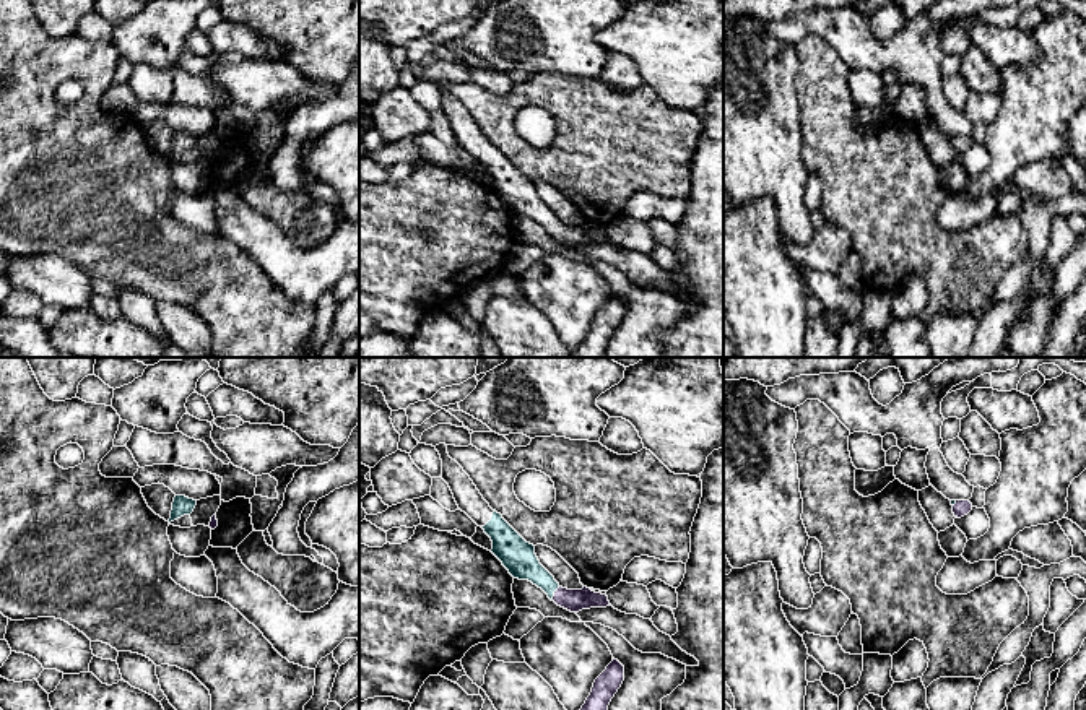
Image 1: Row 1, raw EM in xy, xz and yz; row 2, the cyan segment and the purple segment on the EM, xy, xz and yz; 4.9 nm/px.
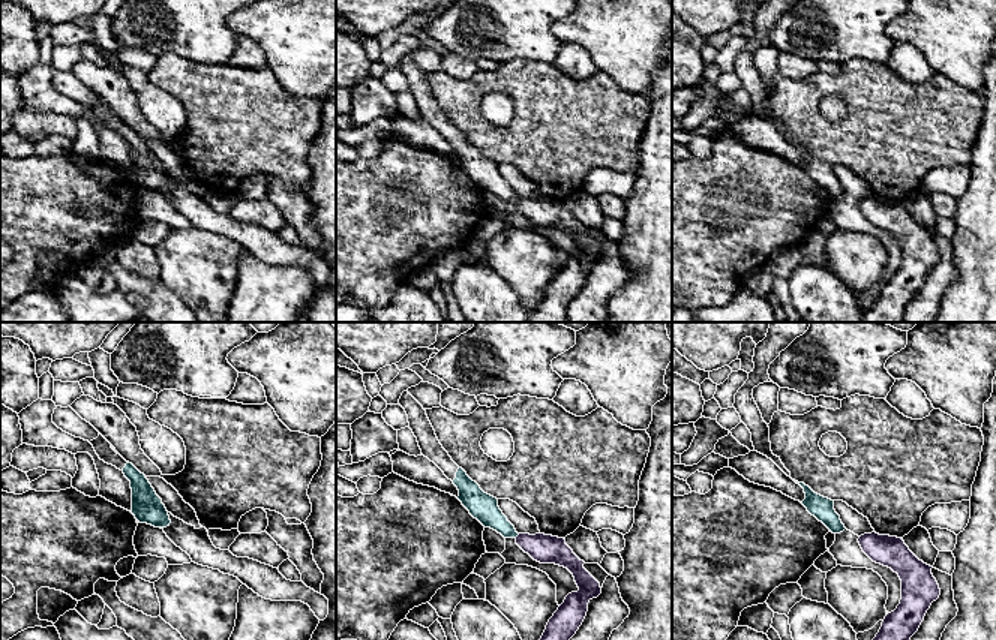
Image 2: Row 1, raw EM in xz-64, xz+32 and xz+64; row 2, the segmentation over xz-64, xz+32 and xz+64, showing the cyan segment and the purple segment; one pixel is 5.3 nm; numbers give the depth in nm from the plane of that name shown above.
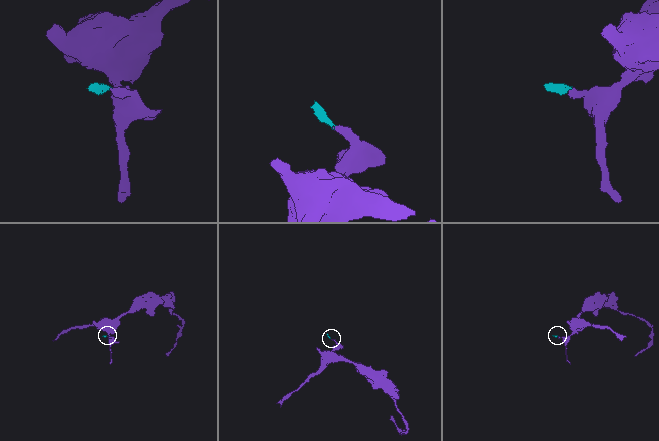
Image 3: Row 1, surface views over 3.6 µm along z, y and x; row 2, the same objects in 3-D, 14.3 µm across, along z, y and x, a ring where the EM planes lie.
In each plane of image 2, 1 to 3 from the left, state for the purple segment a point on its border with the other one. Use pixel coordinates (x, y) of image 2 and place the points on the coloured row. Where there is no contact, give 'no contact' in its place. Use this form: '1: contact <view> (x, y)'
1: no contact
2: contact xz+32 (516, 535)
3: no contact

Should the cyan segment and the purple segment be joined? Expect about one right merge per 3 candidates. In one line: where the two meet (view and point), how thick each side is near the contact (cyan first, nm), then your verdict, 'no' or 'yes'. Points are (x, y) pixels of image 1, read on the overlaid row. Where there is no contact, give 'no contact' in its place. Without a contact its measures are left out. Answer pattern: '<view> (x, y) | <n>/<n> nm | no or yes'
xz (553, 593) | 170/110 nm | yes

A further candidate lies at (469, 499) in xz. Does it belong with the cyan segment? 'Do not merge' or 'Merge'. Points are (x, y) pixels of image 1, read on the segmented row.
Merge

